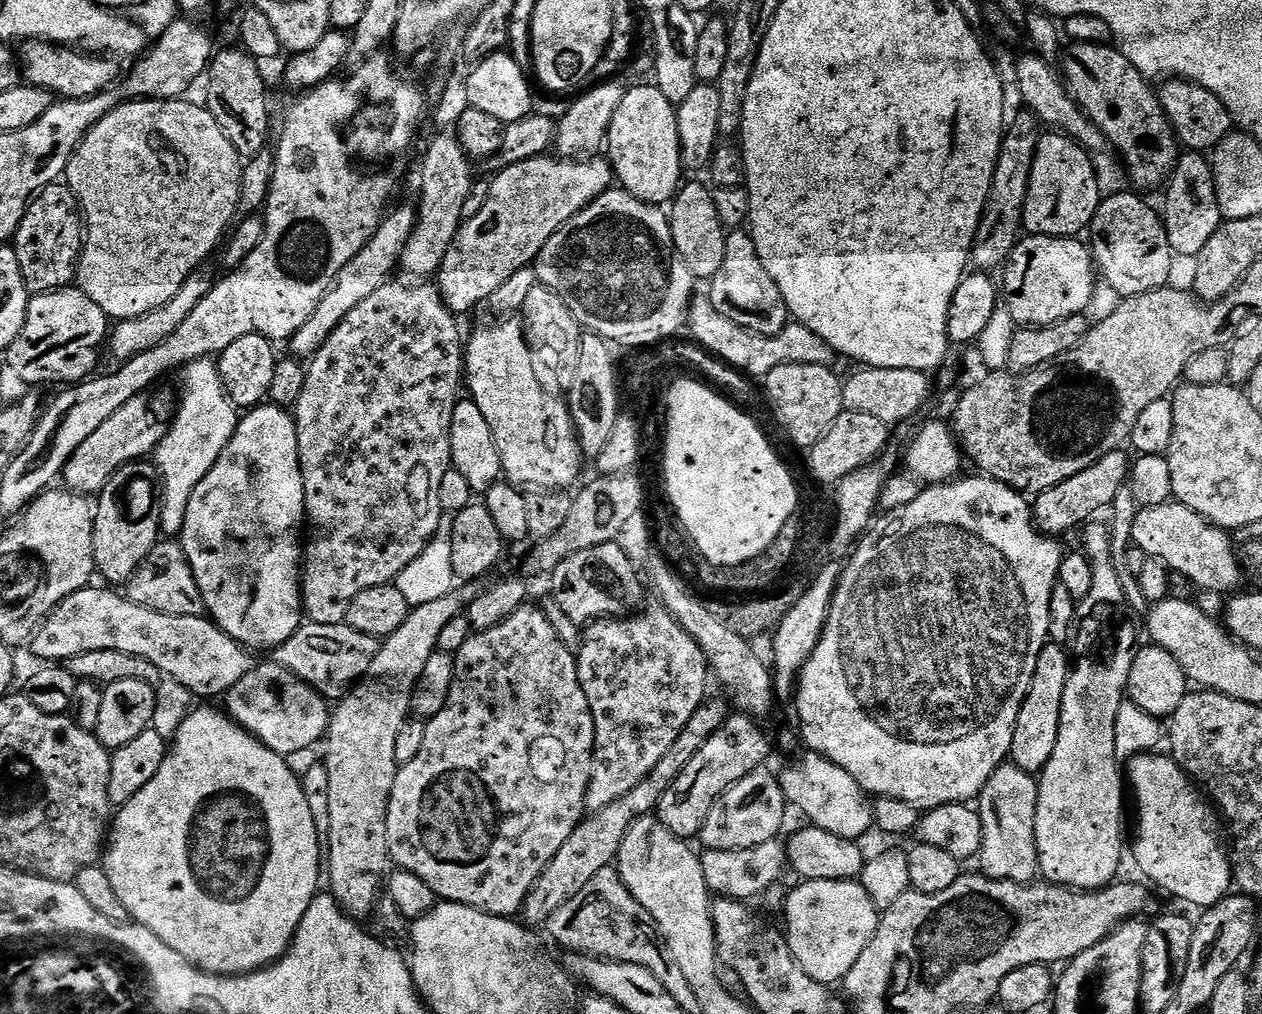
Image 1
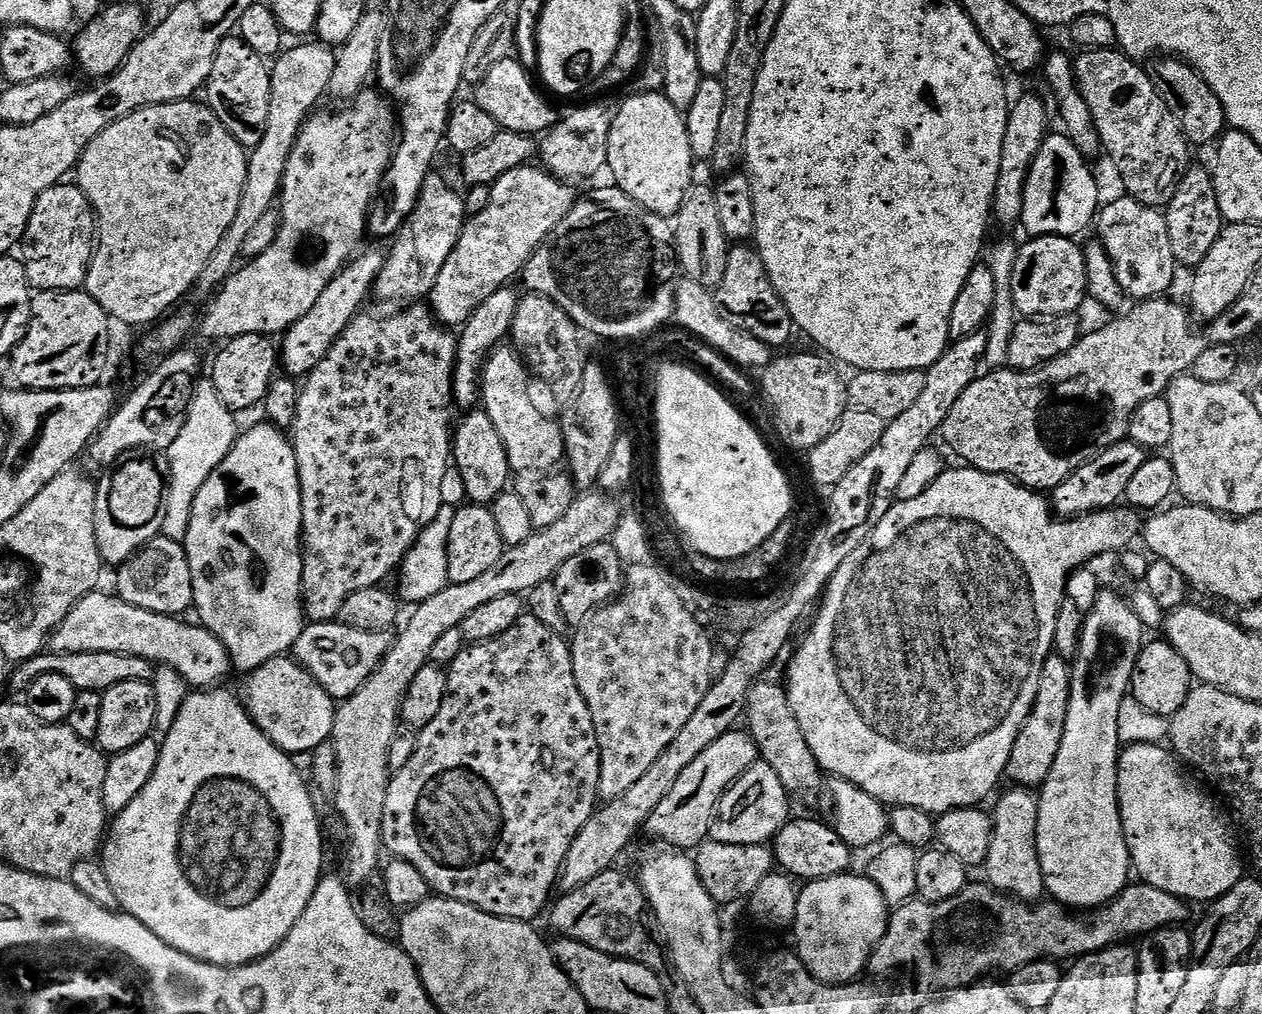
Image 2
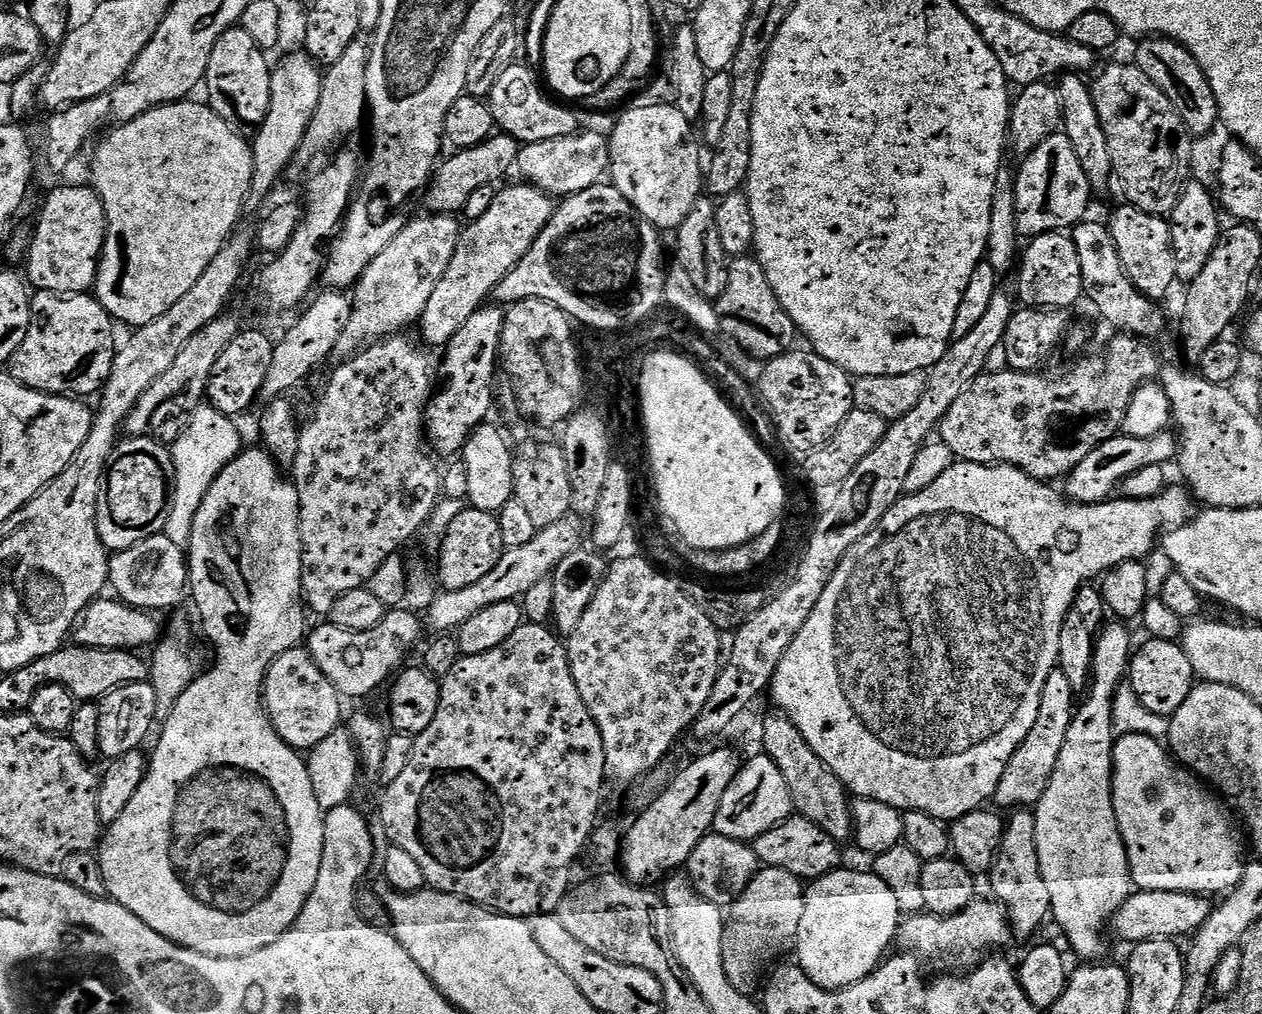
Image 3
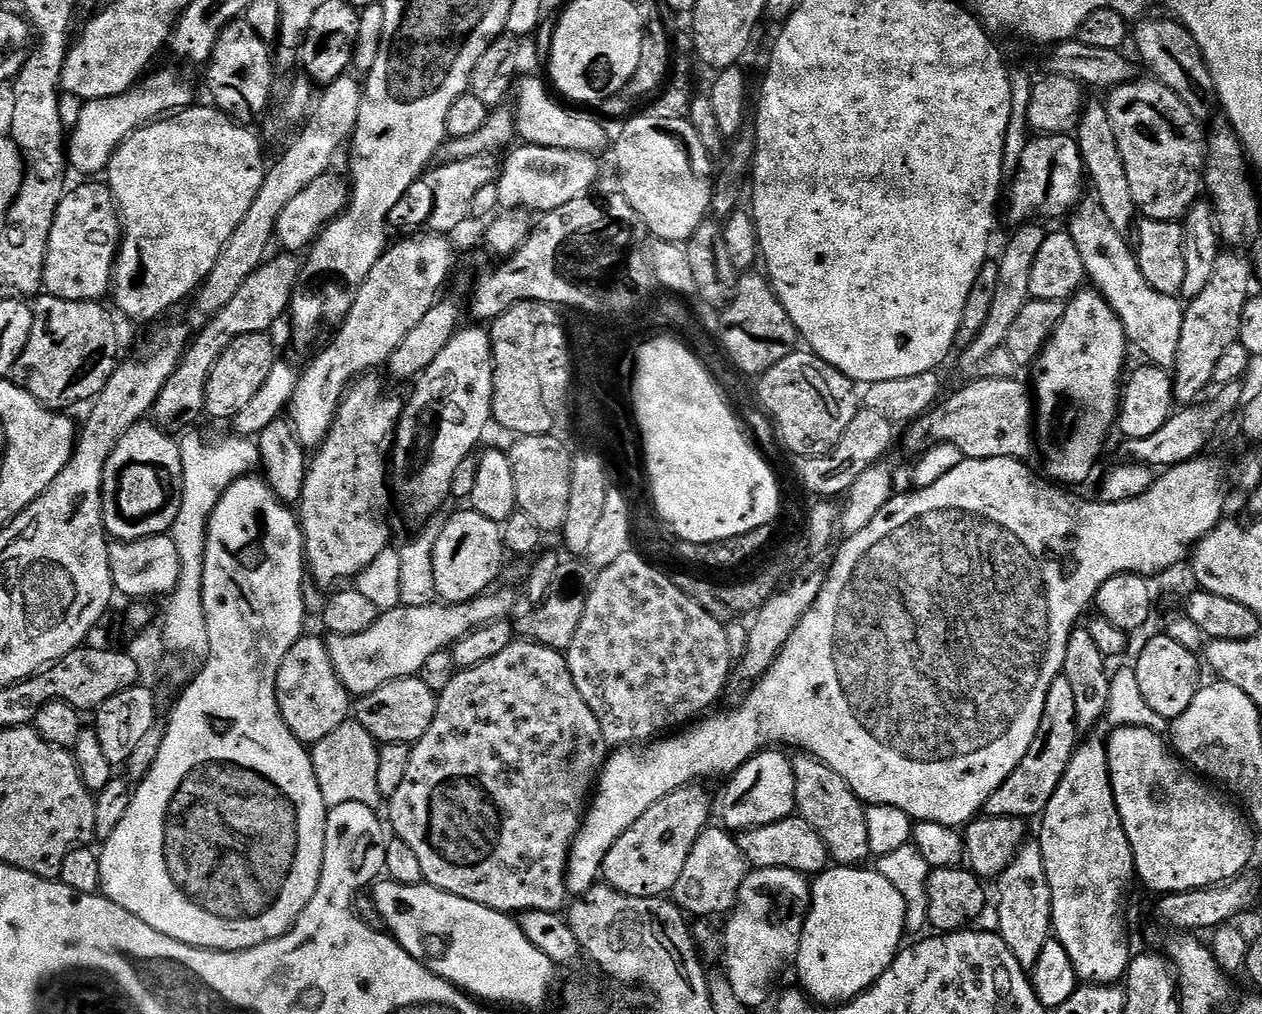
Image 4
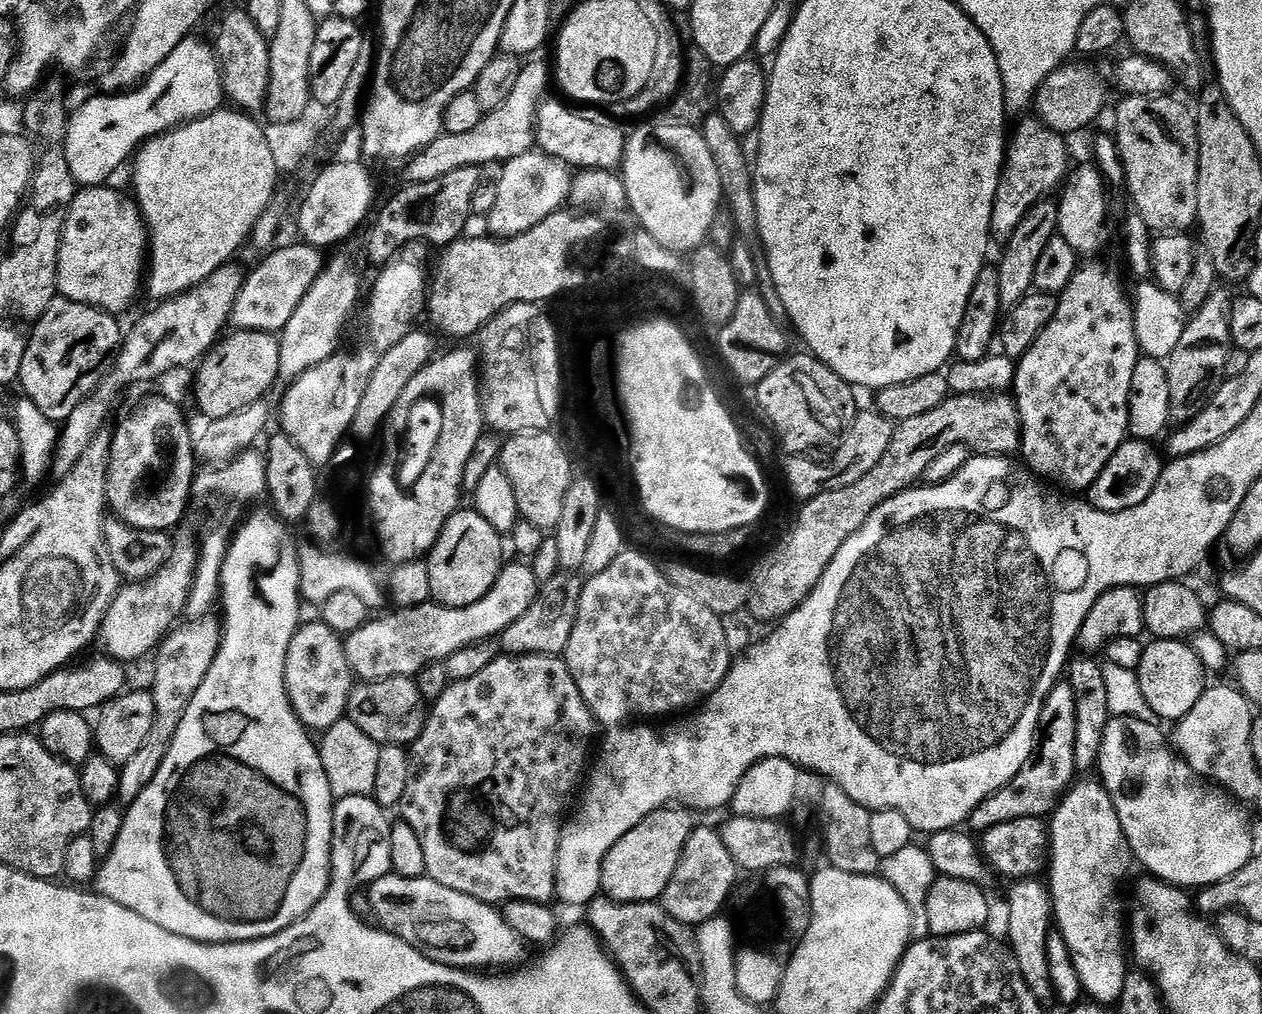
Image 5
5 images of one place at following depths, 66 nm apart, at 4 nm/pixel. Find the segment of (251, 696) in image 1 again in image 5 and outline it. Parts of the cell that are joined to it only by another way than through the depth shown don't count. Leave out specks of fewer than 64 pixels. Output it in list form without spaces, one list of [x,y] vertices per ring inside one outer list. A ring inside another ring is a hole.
[[[304,622],[296,629],[286,654],[284,681],[286,694],[297,718],[313,733],[323,734],[336,722],[345,719],[354,677],[348,665],[342,637],[330,630],[330,626],[322,622],[315,623]]]

